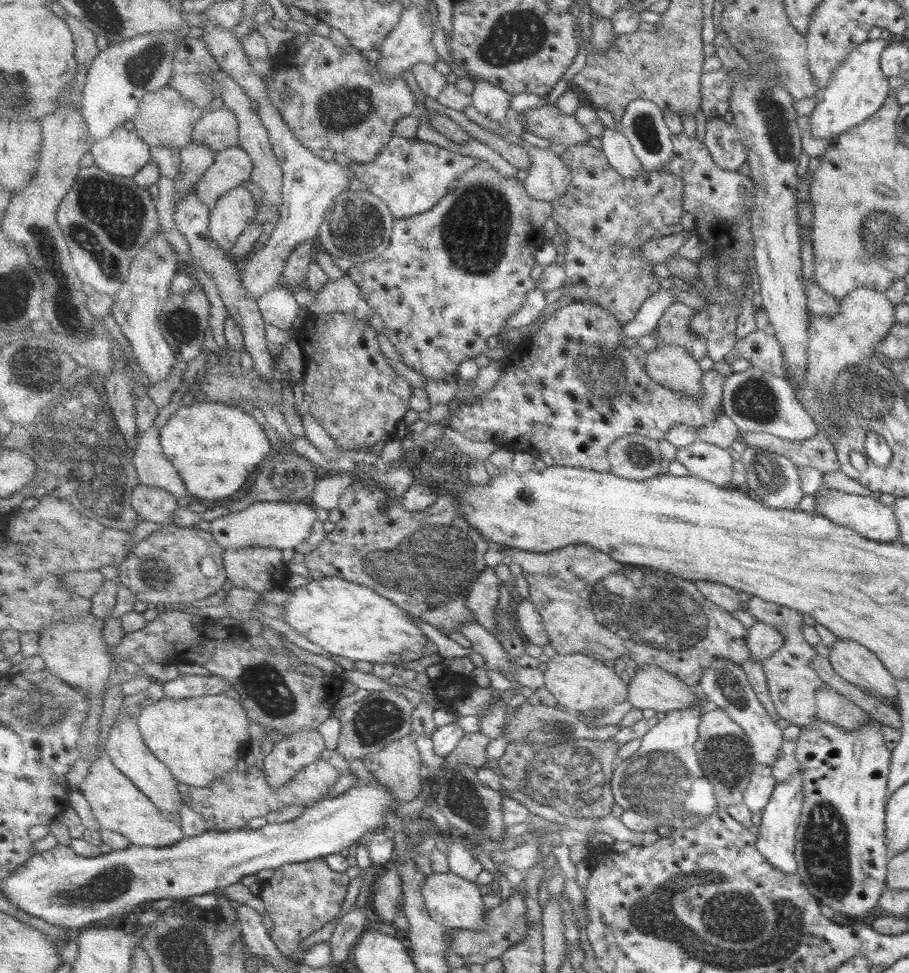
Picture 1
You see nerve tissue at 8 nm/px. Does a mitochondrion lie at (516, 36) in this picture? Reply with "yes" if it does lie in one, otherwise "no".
yes

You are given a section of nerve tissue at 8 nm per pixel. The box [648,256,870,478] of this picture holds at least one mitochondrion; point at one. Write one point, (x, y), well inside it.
(754, 400)

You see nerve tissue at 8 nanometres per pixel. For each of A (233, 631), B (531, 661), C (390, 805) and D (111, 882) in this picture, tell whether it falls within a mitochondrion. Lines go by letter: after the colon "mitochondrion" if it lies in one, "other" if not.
A: other
B: other
C: other
D: mitochondrion

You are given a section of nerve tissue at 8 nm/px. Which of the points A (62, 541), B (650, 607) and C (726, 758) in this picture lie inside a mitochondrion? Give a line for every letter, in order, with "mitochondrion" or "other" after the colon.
A: other
B: mitochondrion
C: mitochondrion

